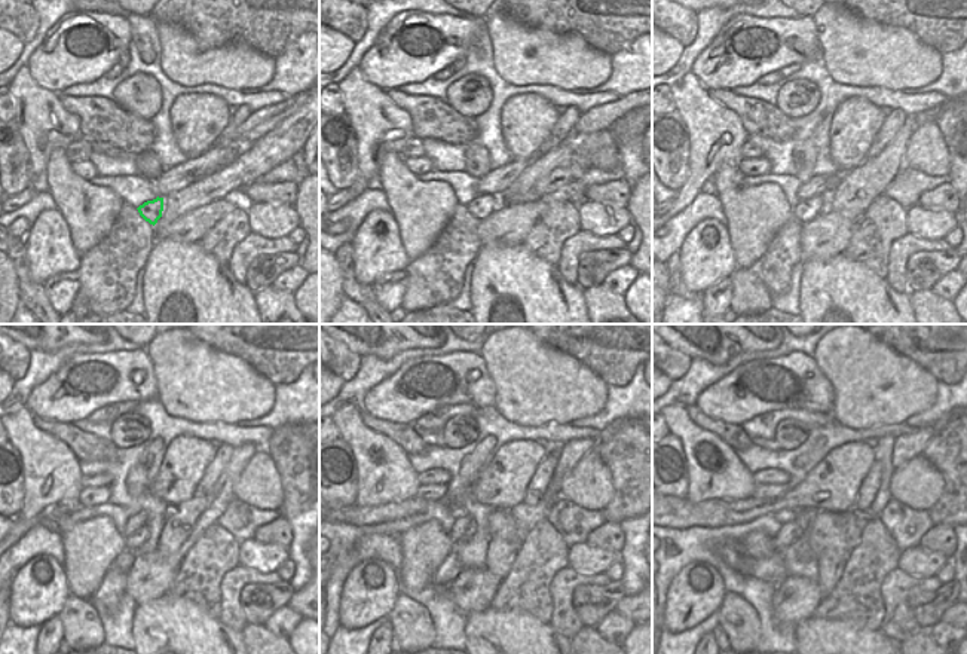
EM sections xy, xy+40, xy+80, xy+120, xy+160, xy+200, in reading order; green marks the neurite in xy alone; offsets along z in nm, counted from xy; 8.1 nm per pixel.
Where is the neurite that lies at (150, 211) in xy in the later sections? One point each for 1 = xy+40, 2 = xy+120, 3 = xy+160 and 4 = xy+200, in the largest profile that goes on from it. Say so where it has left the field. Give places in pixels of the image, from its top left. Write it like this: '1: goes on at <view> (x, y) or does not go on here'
1: goes on at xy+40 (483, 205)
2: goes on at xy+120 (134, 541)
3: goes on at xy+160 (471, 528)
4: goes on at xy+200 (802, 516)

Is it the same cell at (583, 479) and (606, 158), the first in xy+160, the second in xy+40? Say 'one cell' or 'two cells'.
one cell

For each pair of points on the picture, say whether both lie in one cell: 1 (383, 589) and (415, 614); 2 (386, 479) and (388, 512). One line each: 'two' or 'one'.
1: two
2: two

